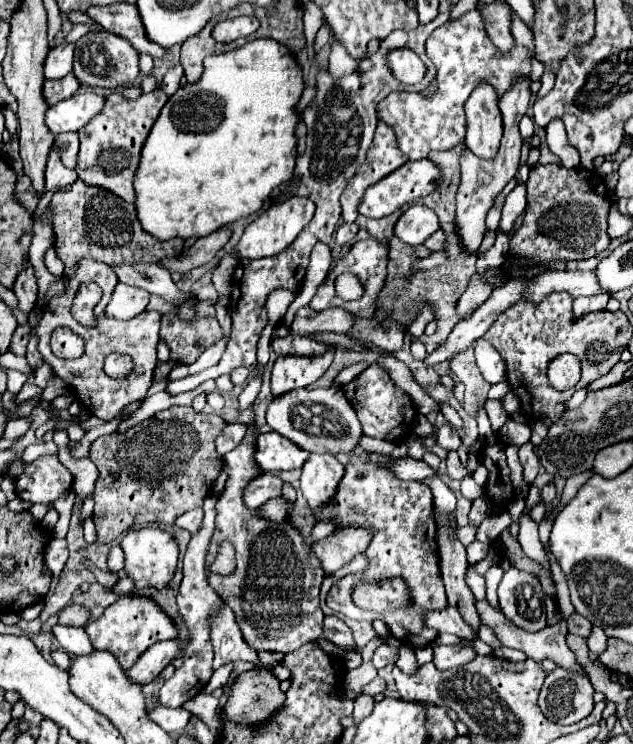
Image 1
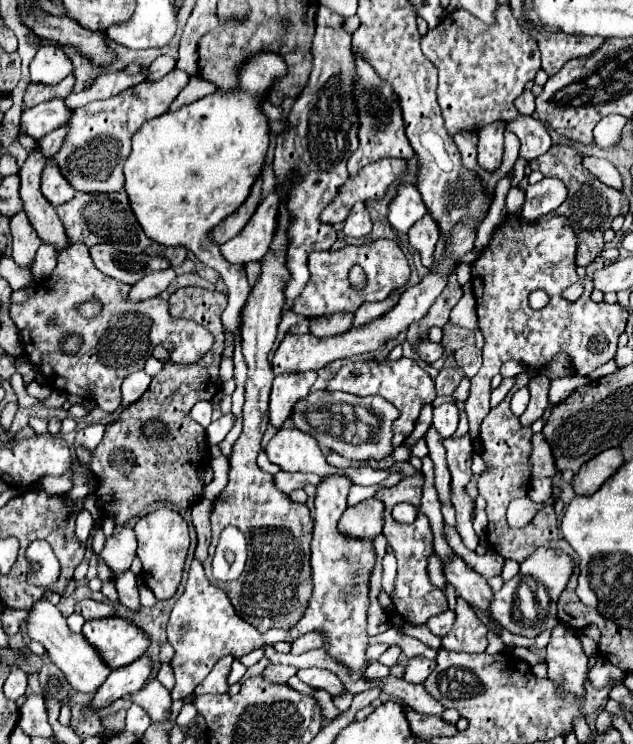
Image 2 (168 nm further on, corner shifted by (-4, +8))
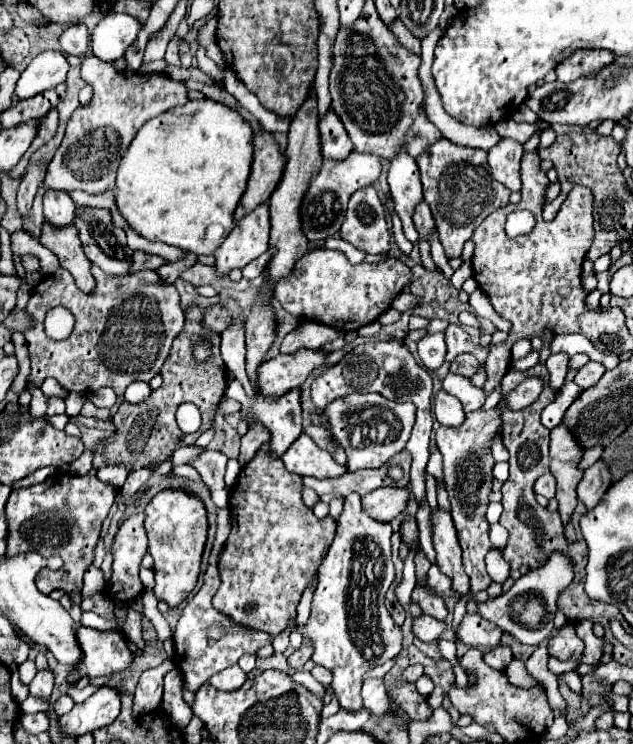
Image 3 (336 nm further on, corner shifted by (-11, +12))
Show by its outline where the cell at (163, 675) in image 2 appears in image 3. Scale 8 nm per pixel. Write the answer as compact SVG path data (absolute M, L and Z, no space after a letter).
M171 670L163 676L165 680L165 690L163 690L163 710L169 714L171 722L177 728L185 728L191 722L191 708L187 706L181 694L181 686L183 686L182 674L179 670Z

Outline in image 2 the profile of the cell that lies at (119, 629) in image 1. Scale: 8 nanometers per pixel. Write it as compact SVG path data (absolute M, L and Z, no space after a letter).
M122 616L88 620L82 634L102 654L110 668L120 668L134 662L150 646L150 636Z

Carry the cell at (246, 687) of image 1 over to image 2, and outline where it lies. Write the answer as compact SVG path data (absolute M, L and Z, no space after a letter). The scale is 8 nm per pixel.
M270 664L266 666L266 670L262 672L262 678L266 678L268 682L274 682L274 684L286 684L290 676L296 674L296 668L294 666L282 666L282 664Z

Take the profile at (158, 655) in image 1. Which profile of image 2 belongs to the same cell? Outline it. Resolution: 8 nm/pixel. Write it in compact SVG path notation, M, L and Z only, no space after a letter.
M140 656L140 660L134 660L134 664L128 664L124 668L114 668L106 682L98 688L94 694L90 708L104 708L116 698L128 696L138 692L152 674L152 660L150 656Z

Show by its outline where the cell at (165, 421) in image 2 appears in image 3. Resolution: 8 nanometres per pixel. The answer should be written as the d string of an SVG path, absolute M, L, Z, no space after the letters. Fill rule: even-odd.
M189 310L187 314L187 328L183 328L183 332L177 336L167 360L161 368L161 376L163 376L163 386L155 392L151 392L151 396L139 404L129 404L123 402L115 414L115 428L117 432L111 436L111 440L103 446L103 454L107 456L109 464L125 464L131 470L139 470L145 468L151 462L161 464L163 460L167 460L177 448L181 446L191 446L205 430L211 428L213 418L215 418L215 410L217 404L221 400L221 396L225 394L227 388L227 378L225 378L225 362L219 354L219 342L209 340L213 344L211 348L211 356L203 362L193 358L193 348L191 344L195 344L195 340L199 340L199 336L207 334L209 330L201 326L201 318L203 318L203 310ZM177 360L177 362L173 362ZM177 366L187 366L187 368L177 368ZM183 402L191 402L197 408L201 408L201 418L203 424L197 432L193 434L183 434L175 422L175 412L177 406Z

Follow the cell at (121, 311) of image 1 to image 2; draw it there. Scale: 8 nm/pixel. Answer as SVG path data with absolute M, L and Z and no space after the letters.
M168 268L164 272L148 274L142 280L138 280L136 284L132 284L132 288L128 292L128 300L132 300L132 302L150 300L150 298L158 296L174 278L176 278L176 272L172 268Z

